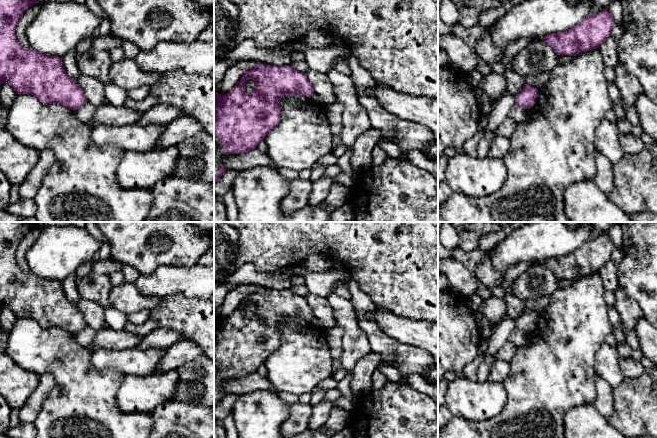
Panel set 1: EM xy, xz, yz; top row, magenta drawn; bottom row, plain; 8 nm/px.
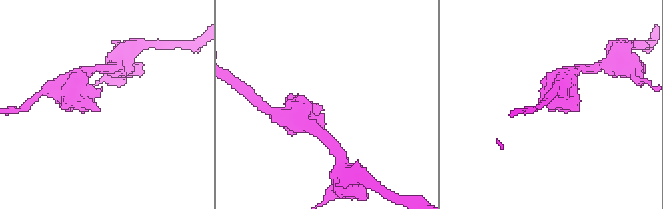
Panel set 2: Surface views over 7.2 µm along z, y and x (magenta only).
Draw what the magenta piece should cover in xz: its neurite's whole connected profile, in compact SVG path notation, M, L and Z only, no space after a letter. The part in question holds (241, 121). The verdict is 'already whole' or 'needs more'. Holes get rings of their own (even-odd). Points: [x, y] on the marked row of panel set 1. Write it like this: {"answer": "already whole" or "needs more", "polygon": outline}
{"answer": "already whole", "polygon": "M258 63L246 71L227 94L221 95L214 89L214 138L222 142L224 153L239 154L256 149L258 143L280 122L281 98L292 94L308 98L314 94L306 74L288 65L275 66L265 63ZM248 79L255 82L251 94L245 93L245 82Z"}

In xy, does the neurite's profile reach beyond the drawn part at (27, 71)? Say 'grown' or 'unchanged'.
unchanged

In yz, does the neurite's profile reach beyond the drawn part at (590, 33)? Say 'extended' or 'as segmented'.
as segmented

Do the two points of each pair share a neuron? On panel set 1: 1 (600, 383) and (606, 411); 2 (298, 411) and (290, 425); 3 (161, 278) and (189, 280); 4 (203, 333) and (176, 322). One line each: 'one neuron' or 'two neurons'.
1: one neuron
2: one neuron
3: one neuron
4: one neuron

